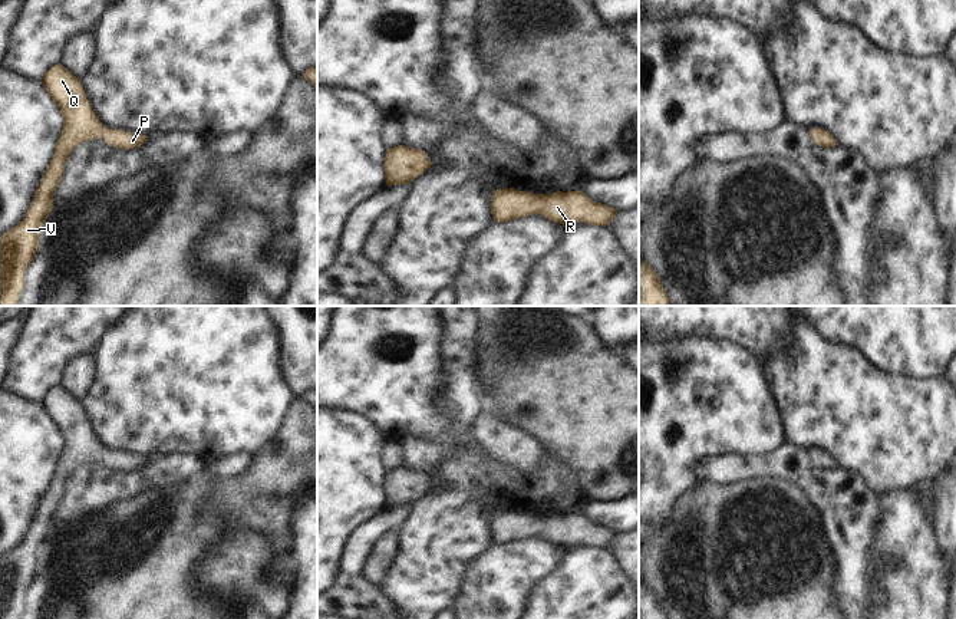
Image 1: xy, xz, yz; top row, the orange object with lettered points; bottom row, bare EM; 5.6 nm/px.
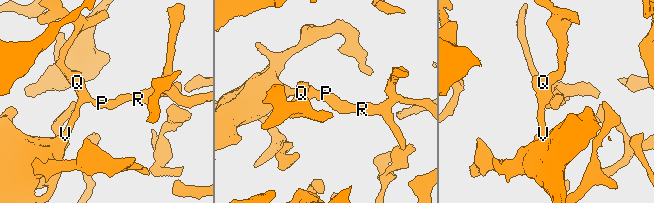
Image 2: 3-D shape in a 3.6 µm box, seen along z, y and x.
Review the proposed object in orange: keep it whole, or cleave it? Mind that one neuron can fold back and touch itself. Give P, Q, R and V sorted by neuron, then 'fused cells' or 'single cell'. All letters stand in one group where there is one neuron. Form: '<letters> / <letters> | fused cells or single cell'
P Q R V | single cell

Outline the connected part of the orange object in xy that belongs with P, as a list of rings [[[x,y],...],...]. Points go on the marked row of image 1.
[[[60,63],[52,66],[42,82],[60,109],[63,129],[23,220],[0,236],[0,306],[16,306],[20,299],[26,267],[36,256],[40,227],[52,210],[53,192],[72,149],[83,141],[95,141],[99,136],[108,145],[121,149],[132,149],[148,139],[148,135],[106,128],[92,111],[80,79]]]

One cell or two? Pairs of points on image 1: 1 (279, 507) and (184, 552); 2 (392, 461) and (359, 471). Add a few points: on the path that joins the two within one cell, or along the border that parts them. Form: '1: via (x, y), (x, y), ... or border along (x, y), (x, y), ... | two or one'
1: via (254, 507), (227, 507), (207, 527) | one
2: border along (386, 440), (382, 448), (382, 464), (386, 470) | two

